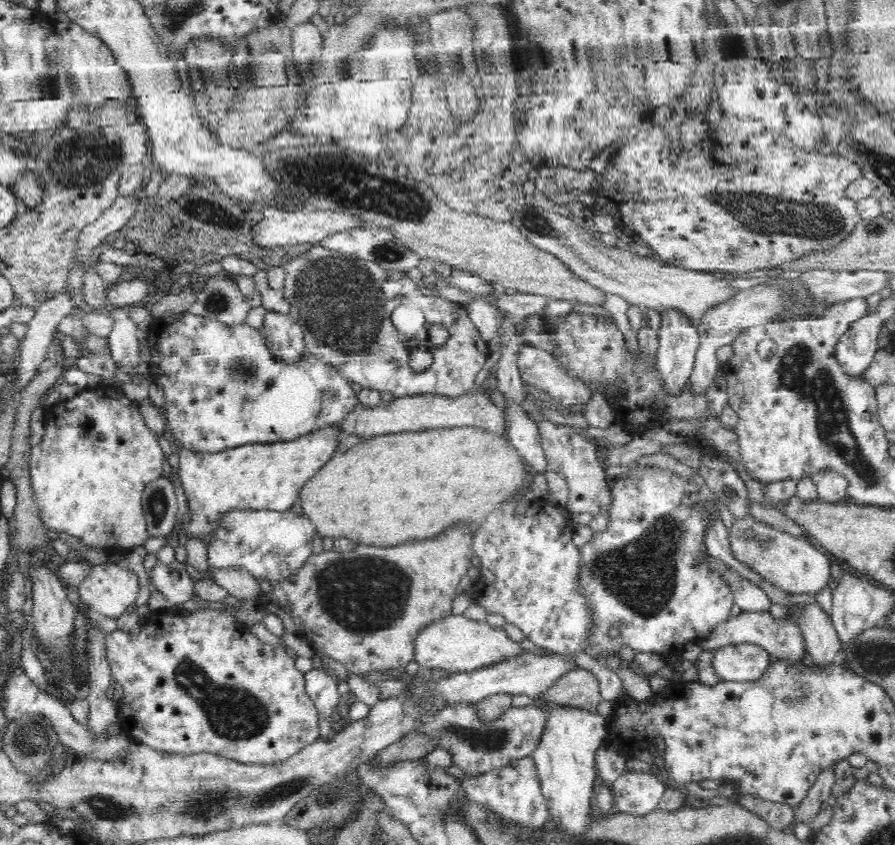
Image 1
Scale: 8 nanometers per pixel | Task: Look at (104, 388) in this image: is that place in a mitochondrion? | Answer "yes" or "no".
no

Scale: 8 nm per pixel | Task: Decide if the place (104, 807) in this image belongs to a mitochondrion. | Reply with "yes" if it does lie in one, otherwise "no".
yes

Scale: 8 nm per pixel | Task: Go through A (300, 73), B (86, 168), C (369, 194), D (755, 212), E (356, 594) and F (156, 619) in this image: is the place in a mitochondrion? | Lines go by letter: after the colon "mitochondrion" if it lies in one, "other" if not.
A: other
B: mitochondrion
C: mitochondrion
D: mitochondrion
E: mitochondrion
F: other

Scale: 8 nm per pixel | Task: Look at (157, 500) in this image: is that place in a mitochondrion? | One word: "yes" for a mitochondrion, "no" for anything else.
yes

